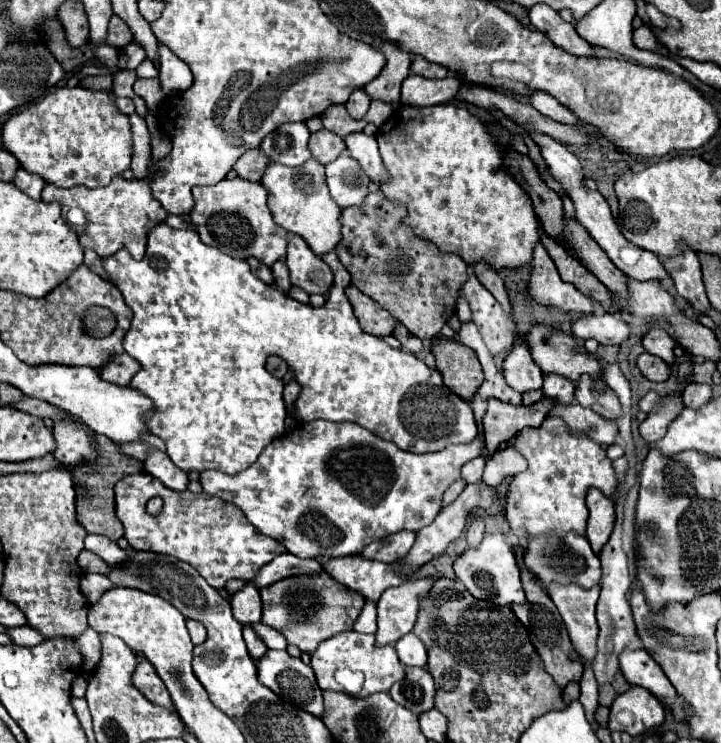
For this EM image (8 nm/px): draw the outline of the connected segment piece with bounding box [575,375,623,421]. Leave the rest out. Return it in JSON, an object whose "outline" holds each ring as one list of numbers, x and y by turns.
{"outline":[[583,375,577,385,575,397,581,407,589,407,589,409,597,411,597,415,603,415,603,419,615,421,623,415,617,395,607,387,605,381,593,383,593,379]]}

